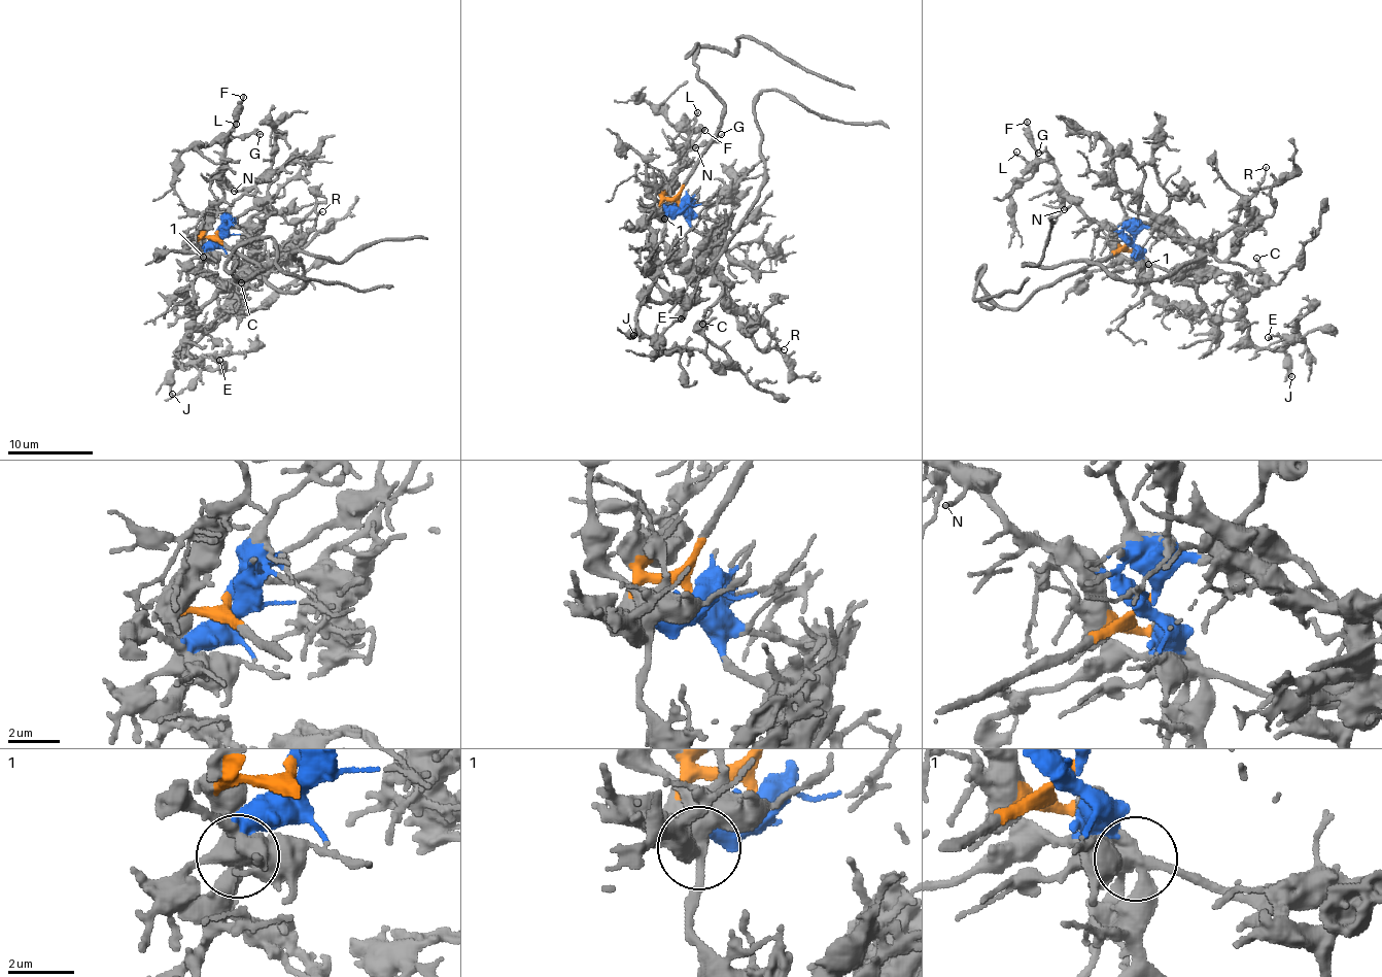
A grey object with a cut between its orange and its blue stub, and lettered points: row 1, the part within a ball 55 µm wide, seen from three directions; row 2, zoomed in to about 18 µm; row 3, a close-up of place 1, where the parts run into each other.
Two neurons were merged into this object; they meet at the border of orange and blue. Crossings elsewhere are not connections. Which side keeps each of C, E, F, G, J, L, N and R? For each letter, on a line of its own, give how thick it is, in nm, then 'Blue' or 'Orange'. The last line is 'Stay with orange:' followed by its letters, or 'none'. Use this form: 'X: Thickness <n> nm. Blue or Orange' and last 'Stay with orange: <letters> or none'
C: Thickness 120 nm. Blue
E: Thickness 140 nm. Blue
F: Thickness 180 nm. Orange
G: Thickness 120 nm. Orange
J: Thickness 150 nm. Blue
L: Thickness 150 nm. Orange
N: Thickness 150 nm. Orange
R: Thickness 120 nm. Blue
Stay with orange: F, G, L, N

